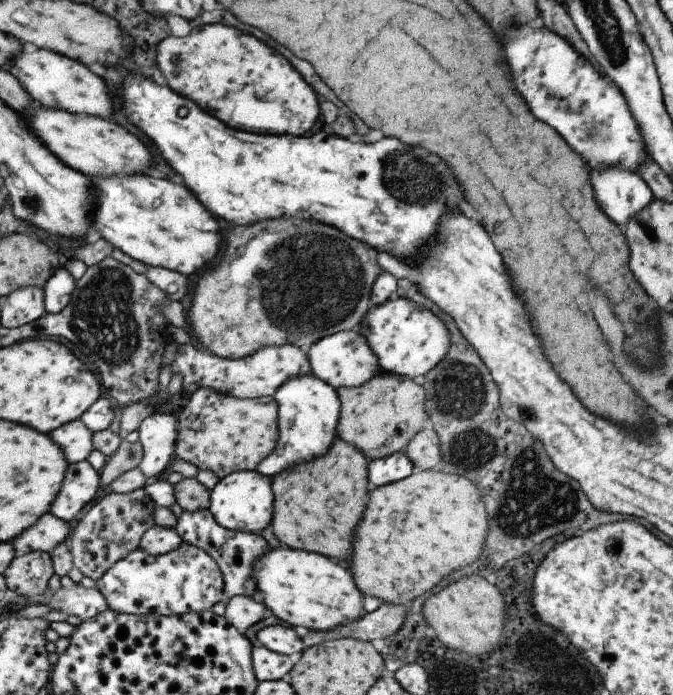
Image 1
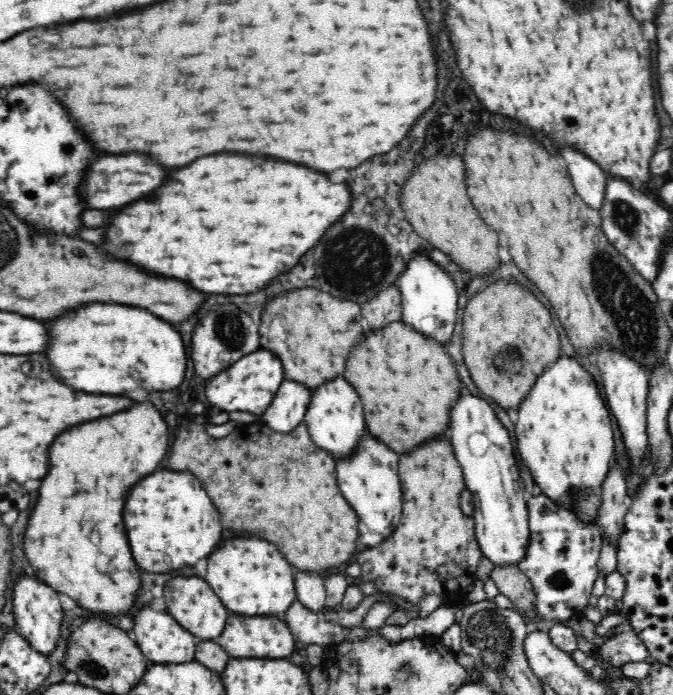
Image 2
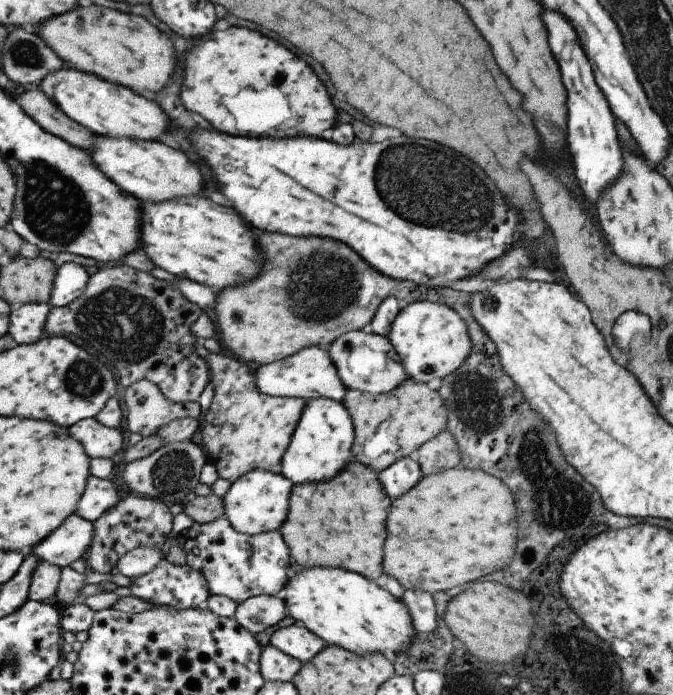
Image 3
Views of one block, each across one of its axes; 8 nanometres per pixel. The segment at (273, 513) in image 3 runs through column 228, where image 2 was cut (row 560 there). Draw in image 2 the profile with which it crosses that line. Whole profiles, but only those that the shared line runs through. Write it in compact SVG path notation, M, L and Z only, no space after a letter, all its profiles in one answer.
M462 387L462 394L452 408L450 441L462 467L466 489L474 497L472 518L480 553L490 559L494 567L518 566L527 553L529 510L508 431L485 399L474 397Z

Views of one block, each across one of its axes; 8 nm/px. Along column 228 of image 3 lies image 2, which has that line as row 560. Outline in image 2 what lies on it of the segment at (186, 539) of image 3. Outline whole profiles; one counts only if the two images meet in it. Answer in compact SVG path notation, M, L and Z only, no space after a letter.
M532 495L532 497L527 501L527 507L529 510L530 536L526 556L519 562L518 567L519 570L527 576L528 581L532 586L536 598L536 611L538 611L544 619L554 621L555 624L562 623L564 621L566 622L567 620L578 616L580 618L584 618L587 609L590 607L589 599L593 596L593 585L600 575L598 569L598 559L600 558L600 551L603 545L602 539L600 538L600 530L598 530L596 524L582 521L580 518L576 517L576 514L573 511L569 511L568 509L558 506L558 504L551 501L550 498L546 497L546 495Z

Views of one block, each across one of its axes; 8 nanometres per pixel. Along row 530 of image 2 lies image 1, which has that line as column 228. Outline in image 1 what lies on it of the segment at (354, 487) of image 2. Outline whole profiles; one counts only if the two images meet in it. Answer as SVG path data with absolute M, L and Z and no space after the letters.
M170 340L164 348L161 362L160 368L168 364L171 374L181 374L180 394L186 392L191 394L199 387L206 386L221 394L225 393L240 399L272 396L288 378L311 374L306 352L293 345L262 347L252 355L240 359L226 359L213 353L200 352L190 344L177 345Z

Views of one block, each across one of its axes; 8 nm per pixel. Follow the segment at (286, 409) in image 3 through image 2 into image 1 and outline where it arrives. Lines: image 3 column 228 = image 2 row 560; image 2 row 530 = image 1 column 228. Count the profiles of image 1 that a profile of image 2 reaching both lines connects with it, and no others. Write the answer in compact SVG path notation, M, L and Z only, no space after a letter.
M206 386L199 387L190 394L187 404L177 416L178 435L173 449L174 457L191 463L198 470L211 471L218 479L237 471L252 471L275 448L277 417L277 403L272 396L240 399Z

